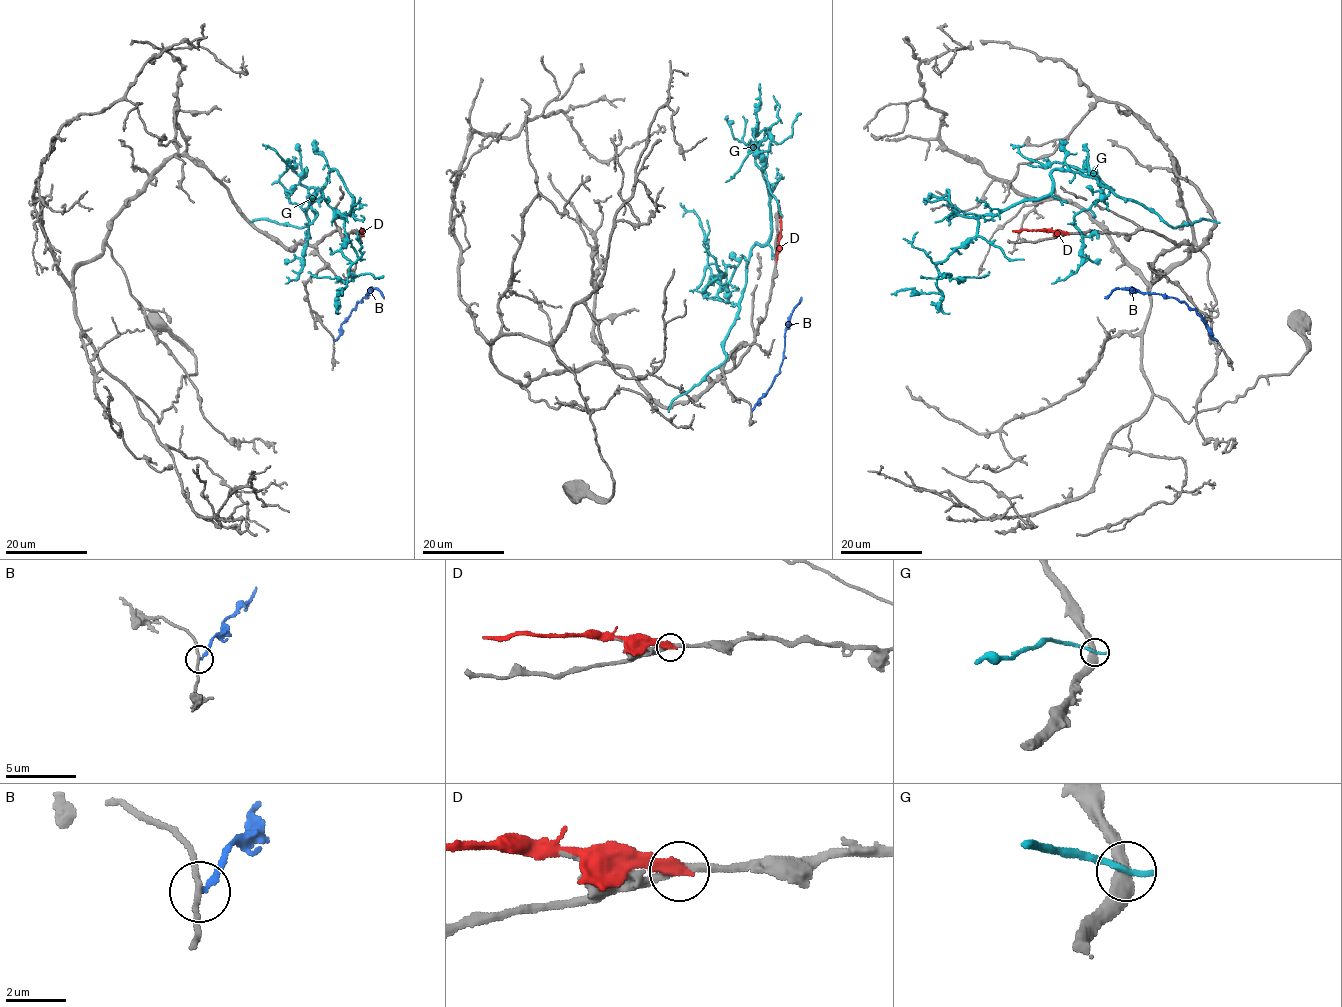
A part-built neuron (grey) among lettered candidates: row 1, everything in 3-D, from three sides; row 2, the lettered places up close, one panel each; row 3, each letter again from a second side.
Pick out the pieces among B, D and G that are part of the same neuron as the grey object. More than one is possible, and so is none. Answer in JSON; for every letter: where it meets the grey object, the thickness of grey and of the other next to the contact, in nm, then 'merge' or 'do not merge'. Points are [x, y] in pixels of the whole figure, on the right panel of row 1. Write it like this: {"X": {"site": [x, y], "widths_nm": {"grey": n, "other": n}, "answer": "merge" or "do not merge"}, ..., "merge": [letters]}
{"B": {"site": [1218, 340], "widths_nm": {"grey": 180, "other": 170}, "answer": "do not merge"}, "D": {"site": [1067, 233], "widths_nm": {"grey": 260, "other": 280}, "answer": "do not merge"}, "G": {"site": [1216, 222], "widths_nm": {"grey": 480, "other": 240}, "answer": "do not merge"}, "merge": []}

